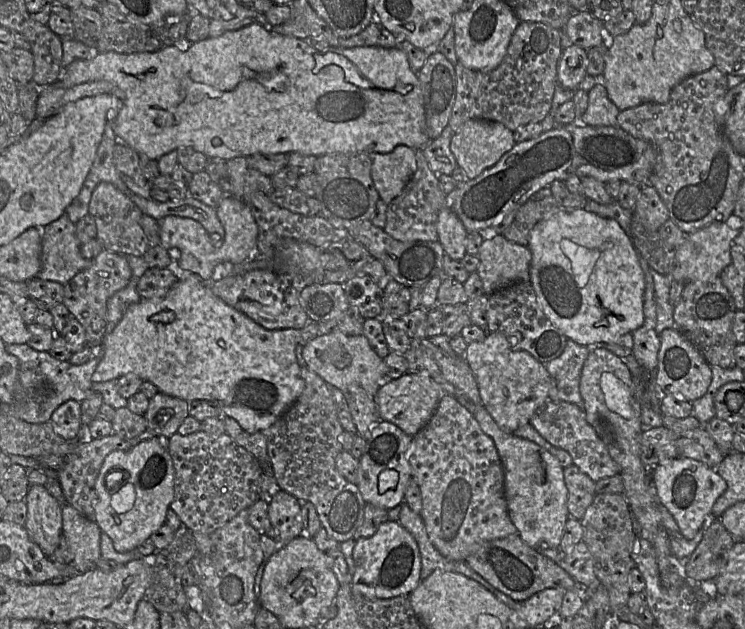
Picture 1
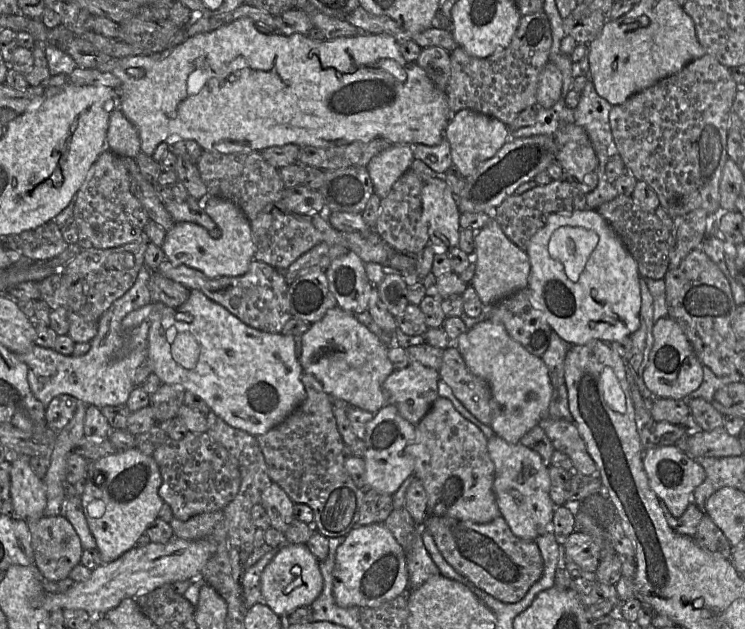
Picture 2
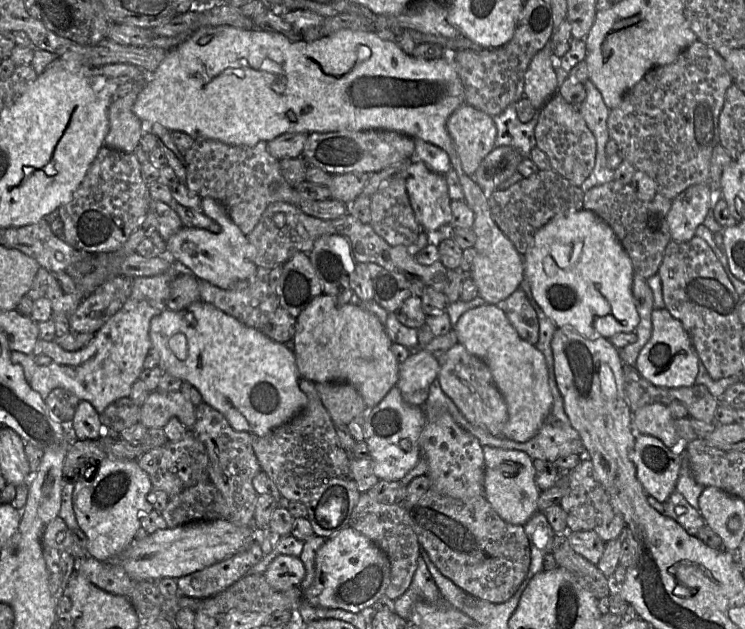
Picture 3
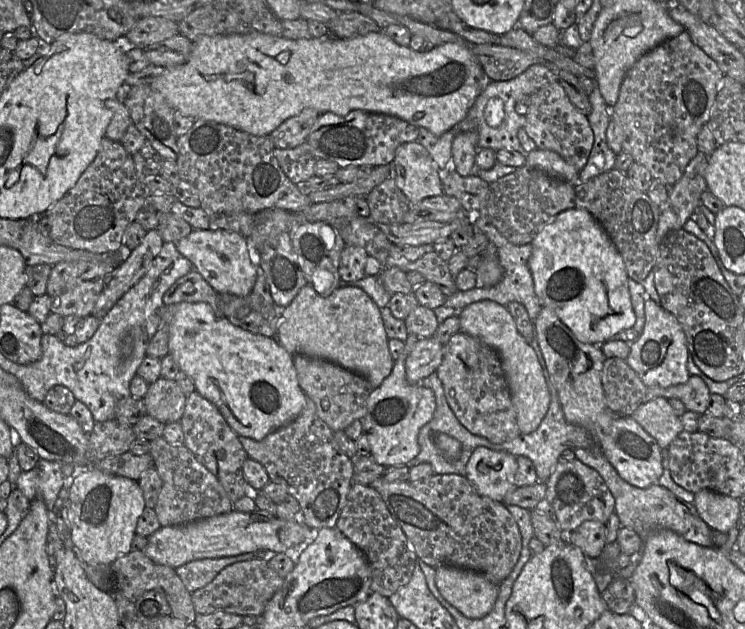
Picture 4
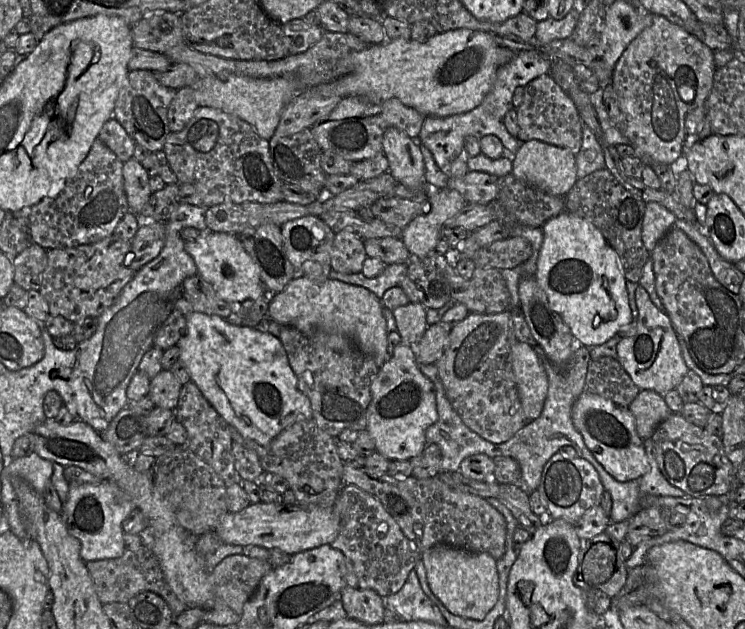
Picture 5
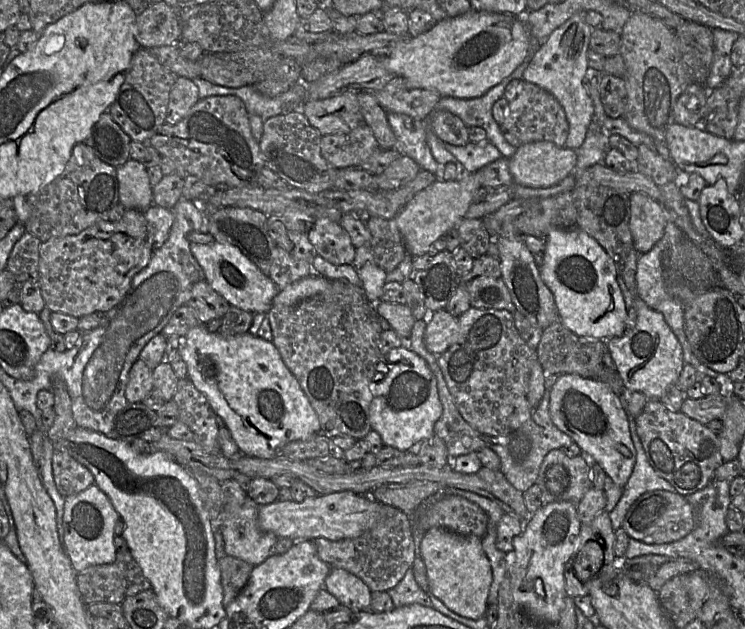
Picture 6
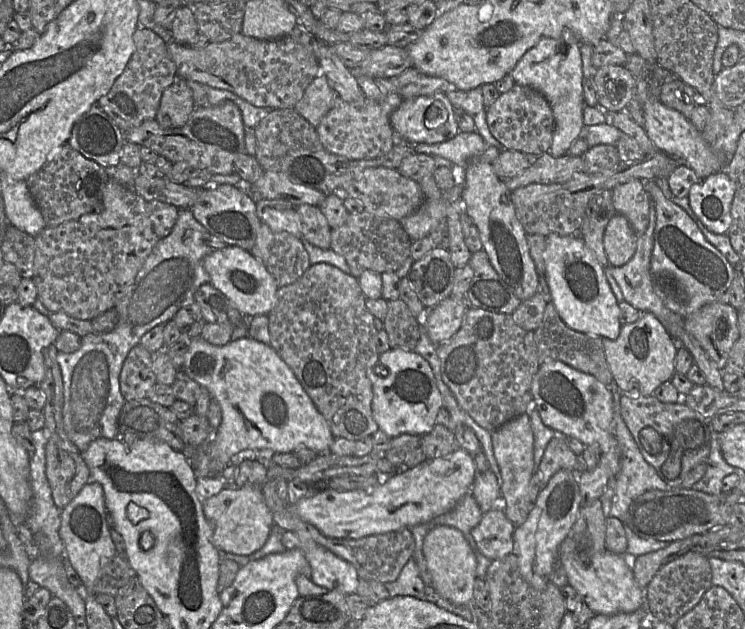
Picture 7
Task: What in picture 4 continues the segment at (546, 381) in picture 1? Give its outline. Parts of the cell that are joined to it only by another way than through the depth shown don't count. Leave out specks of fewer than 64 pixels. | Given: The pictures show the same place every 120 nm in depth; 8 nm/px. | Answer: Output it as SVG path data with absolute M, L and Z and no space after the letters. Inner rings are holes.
M485 300L473 303L461 312L459 319L460 331L478 339L499 354L516 409L520 434L534 432L541 424L550 404L549 389L535 350L518 332L507 308L496 302Z

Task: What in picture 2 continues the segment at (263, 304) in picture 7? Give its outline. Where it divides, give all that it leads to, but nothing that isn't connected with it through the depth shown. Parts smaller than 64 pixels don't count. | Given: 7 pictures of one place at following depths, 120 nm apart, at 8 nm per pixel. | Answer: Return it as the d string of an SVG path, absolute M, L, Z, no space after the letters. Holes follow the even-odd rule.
M207 197L202 202L205 212L221 230L221 237L213 239L208 230L193 222L176 222L166 232L162 249L174 266L193 268L209 279L242 276L248 269L255 254L251 222L232 201L220 197Z

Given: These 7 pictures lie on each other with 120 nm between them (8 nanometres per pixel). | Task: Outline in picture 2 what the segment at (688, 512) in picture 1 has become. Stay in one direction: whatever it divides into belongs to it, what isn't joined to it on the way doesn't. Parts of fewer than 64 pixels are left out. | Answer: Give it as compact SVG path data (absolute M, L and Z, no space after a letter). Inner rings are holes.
M662 446L644 451L643 467L648 477L651 489L665 504L665 506L675 518L680 518L685 513L687 507L691 503L694 503L694 491L699 485L703 483L706 477L704 468L694 459L690 458L685 452L676 447Z

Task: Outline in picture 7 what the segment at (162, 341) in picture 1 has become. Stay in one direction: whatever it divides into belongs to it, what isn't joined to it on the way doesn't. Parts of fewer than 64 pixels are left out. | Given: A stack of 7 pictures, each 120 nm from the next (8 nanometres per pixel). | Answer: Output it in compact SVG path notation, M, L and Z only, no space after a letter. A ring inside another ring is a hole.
M248 336L229 341L224 346L209 344L201 337L192 338L184 355L182 370L204 387L221 409L221 423L205 441L207 455L216 461L215 476L229 465L233 455L243 450L269 450L273 453L293 453L298 448L307 448L317 454L330 452L334 440L329 426L318 412L312 400L298 382L292 370L277 352Z

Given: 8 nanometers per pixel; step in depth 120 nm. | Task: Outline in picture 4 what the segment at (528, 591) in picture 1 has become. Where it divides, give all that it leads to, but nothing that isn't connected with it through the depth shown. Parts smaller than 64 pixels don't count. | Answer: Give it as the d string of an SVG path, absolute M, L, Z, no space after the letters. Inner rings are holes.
M434 473L419 482L387 482L379 478L370 486L383 499L417 557L427 565L433 568L448 565L477 571L499 584L512 572L518 562L522 538L513 516L503 503L481 495L465 475Z

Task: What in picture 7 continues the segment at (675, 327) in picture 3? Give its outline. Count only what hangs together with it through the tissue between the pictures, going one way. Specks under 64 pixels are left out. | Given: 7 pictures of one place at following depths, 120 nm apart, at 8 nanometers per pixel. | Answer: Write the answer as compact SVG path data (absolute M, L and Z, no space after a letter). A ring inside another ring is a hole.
M618 213L610 219L604 231L603 241L611 266L623 266L634 256L637 236L624 215ZM642 312L636 322L622 325L616 340L603 337L602 342L613 379L621 391L627 391L622 395L631 398L652 396L658 386L671 381L676 373L675 359L681 346L651 312Z

